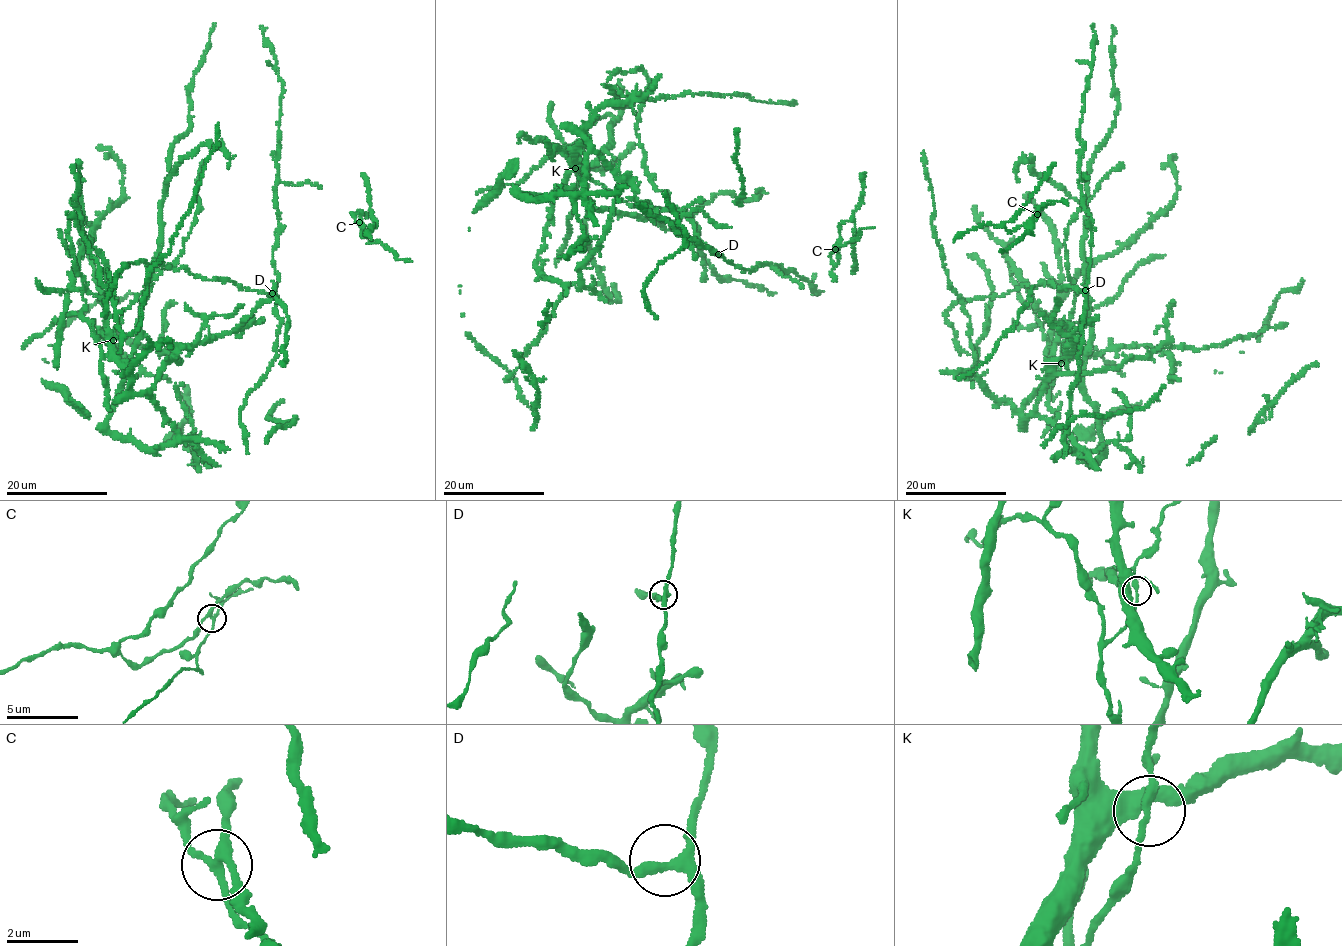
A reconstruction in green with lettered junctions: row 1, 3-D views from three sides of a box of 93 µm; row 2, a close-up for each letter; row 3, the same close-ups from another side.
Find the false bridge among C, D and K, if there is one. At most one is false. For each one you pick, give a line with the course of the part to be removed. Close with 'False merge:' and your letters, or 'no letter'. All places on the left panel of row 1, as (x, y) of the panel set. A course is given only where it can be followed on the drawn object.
C: course (359, 222), (372, 240), (381, 242), (398, 260), (412, 261)
False merge: C

